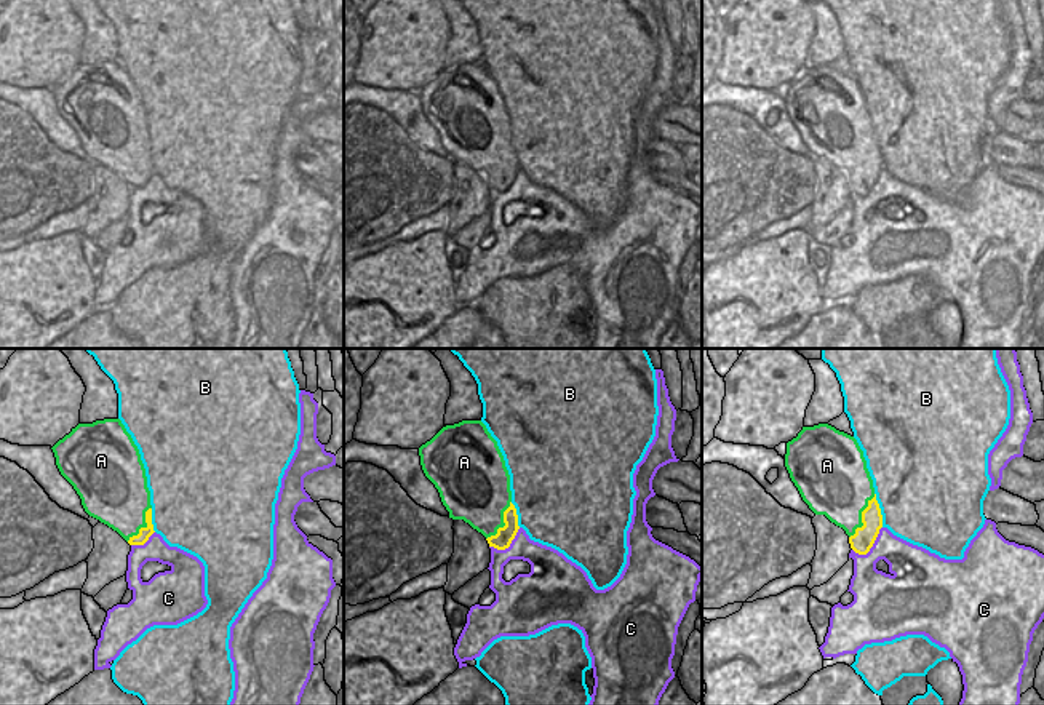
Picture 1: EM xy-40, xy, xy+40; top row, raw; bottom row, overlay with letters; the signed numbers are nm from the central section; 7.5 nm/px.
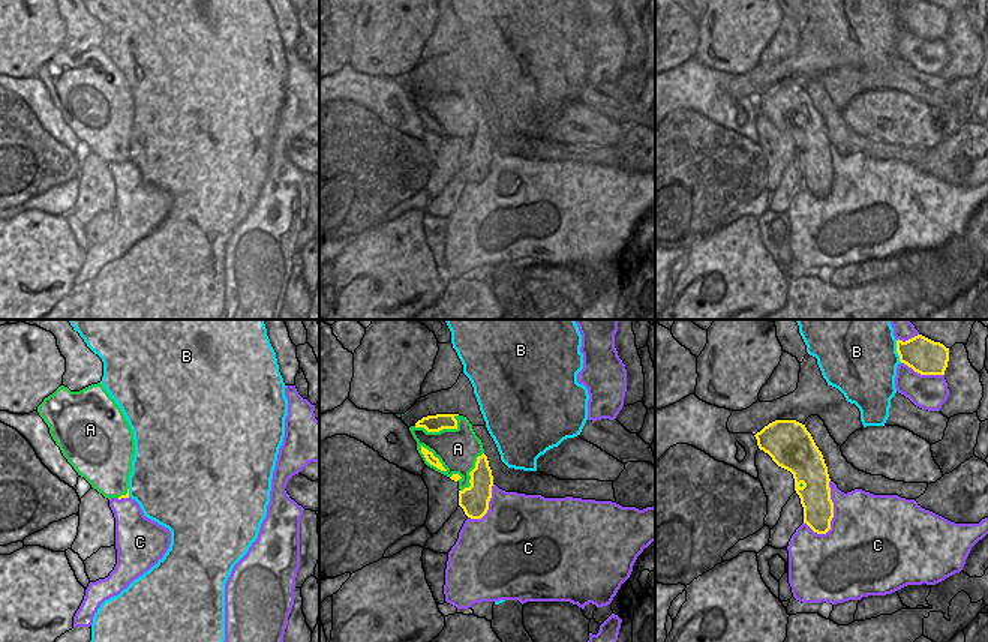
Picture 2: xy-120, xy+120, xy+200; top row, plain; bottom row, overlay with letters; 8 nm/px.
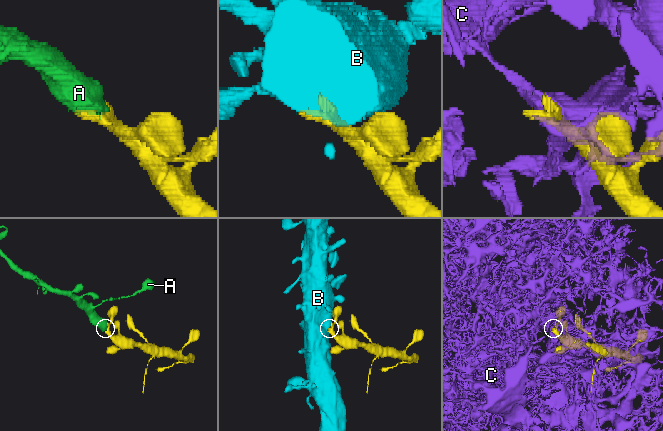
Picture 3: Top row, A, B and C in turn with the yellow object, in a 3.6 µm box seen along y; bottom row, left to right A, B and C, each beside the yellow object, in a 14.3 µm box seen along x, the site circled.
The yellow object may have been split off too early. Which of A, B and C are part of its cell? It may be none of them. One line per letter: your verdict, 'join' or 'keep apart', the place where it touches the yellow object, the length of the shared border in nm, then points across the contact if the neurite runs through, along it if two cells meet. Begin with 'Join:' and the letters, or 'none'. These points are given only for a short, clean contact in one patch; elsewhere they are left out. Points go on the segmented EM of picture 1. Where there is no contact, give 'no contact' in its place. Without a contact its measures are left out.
Join: A
A: join; contact xy+40 (862, 517); length 380 nm
B: keep apart; contact xy+40 (880, 510); length 280 nm
C: keep apart; contact xy+40 (872, 545); length 300 nm

